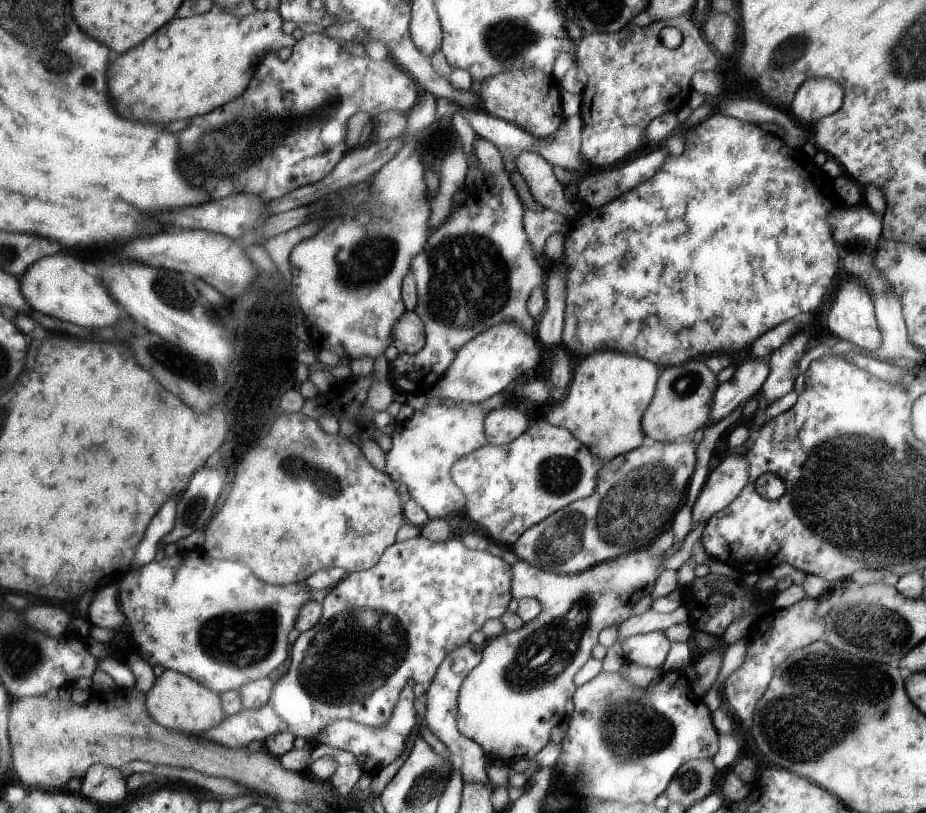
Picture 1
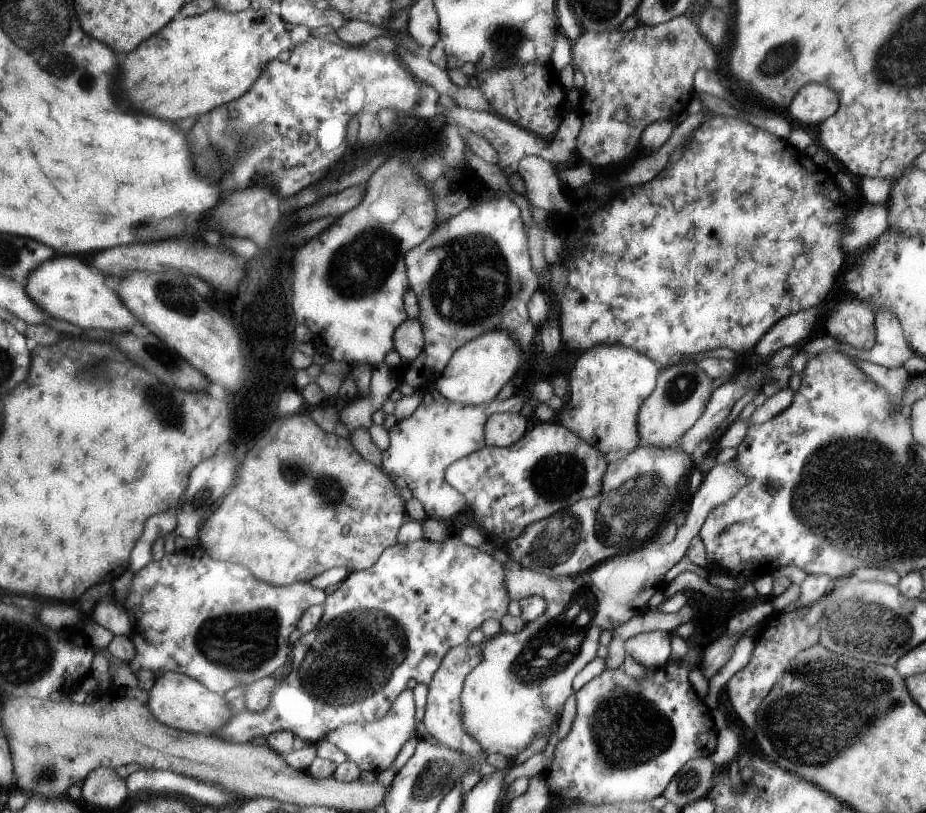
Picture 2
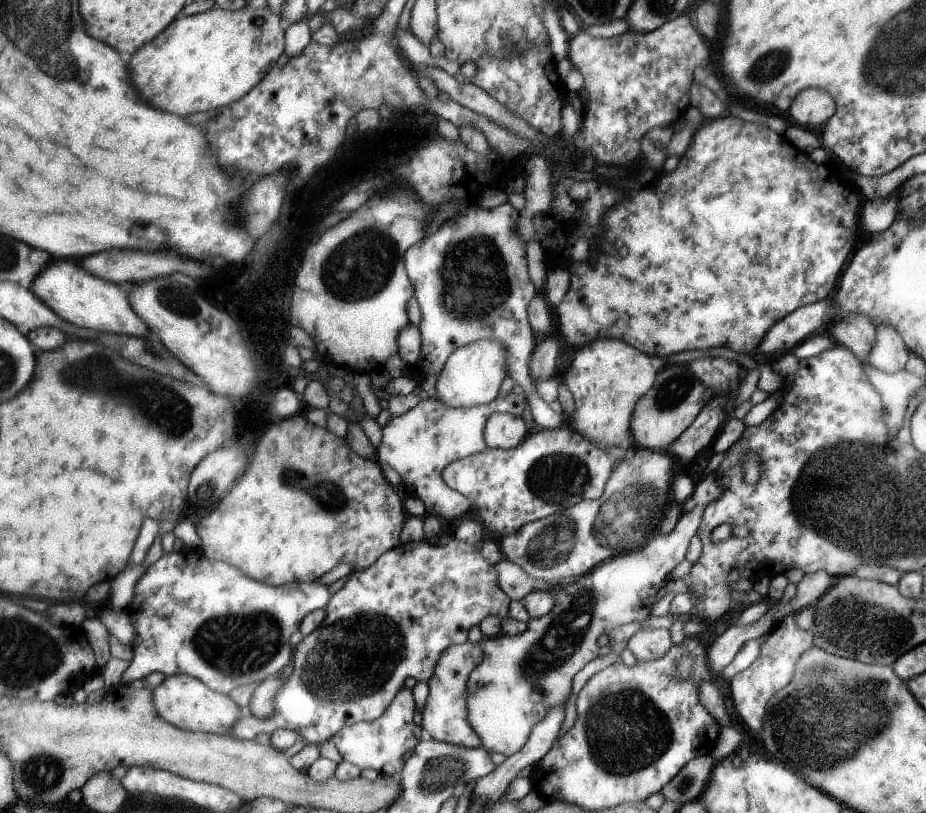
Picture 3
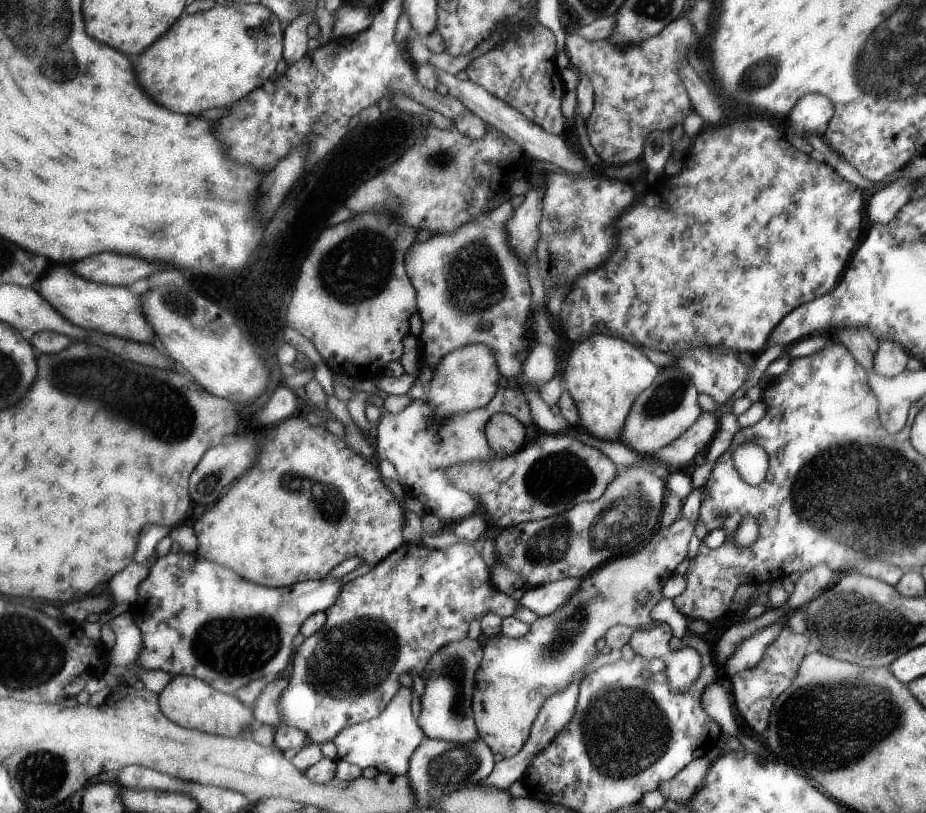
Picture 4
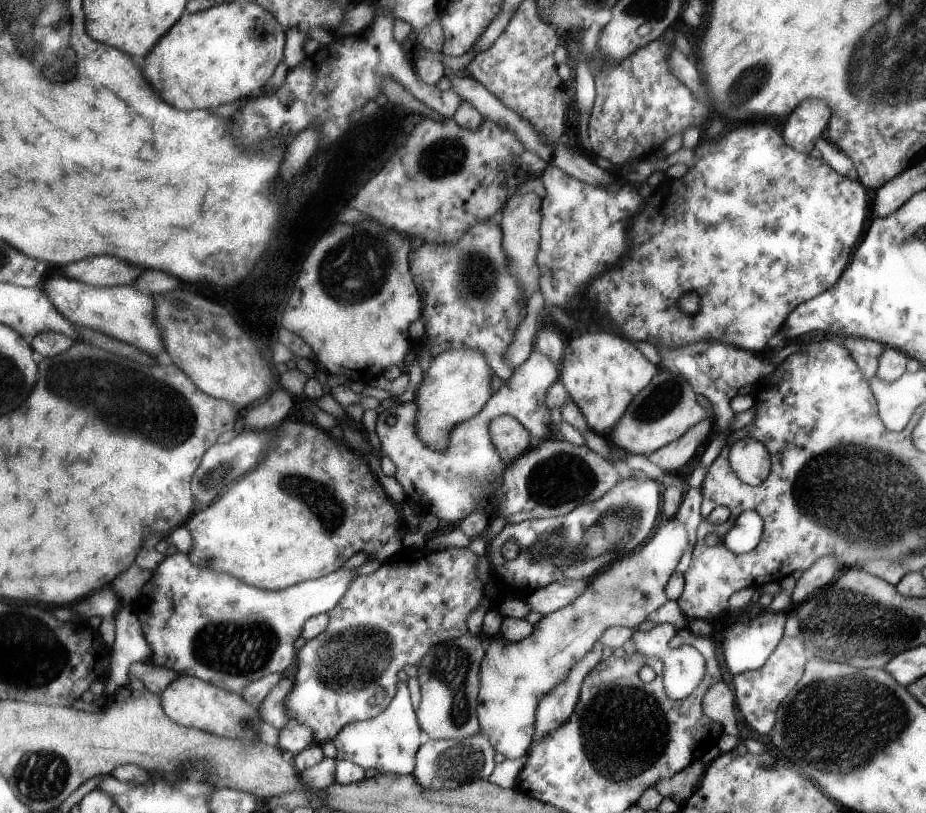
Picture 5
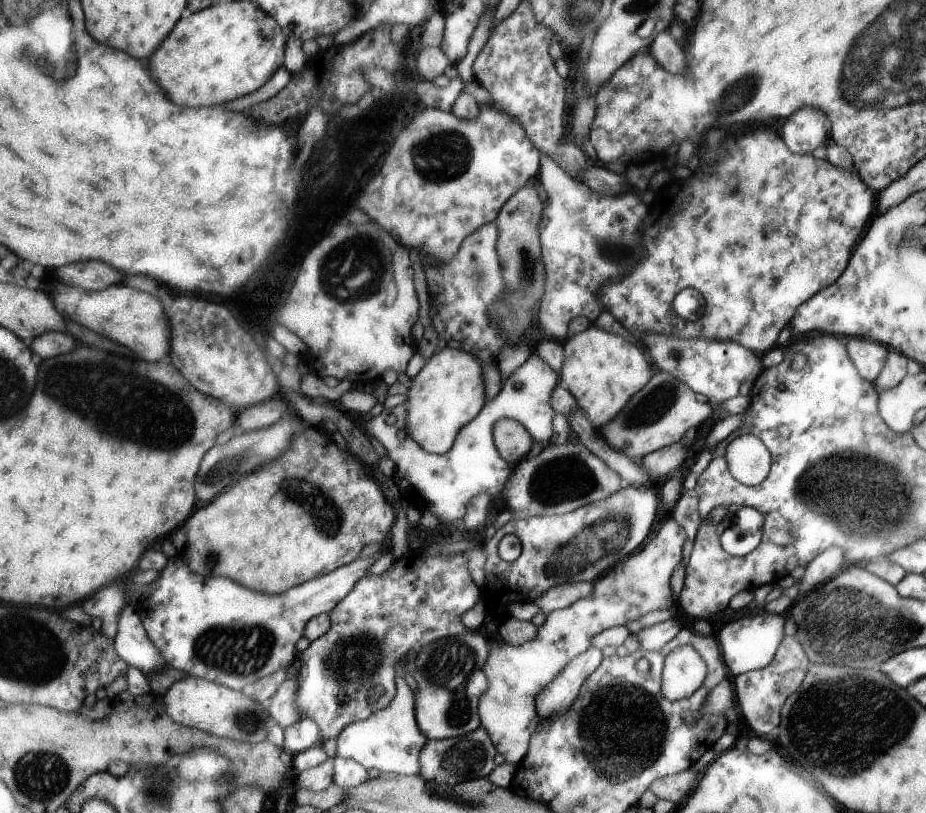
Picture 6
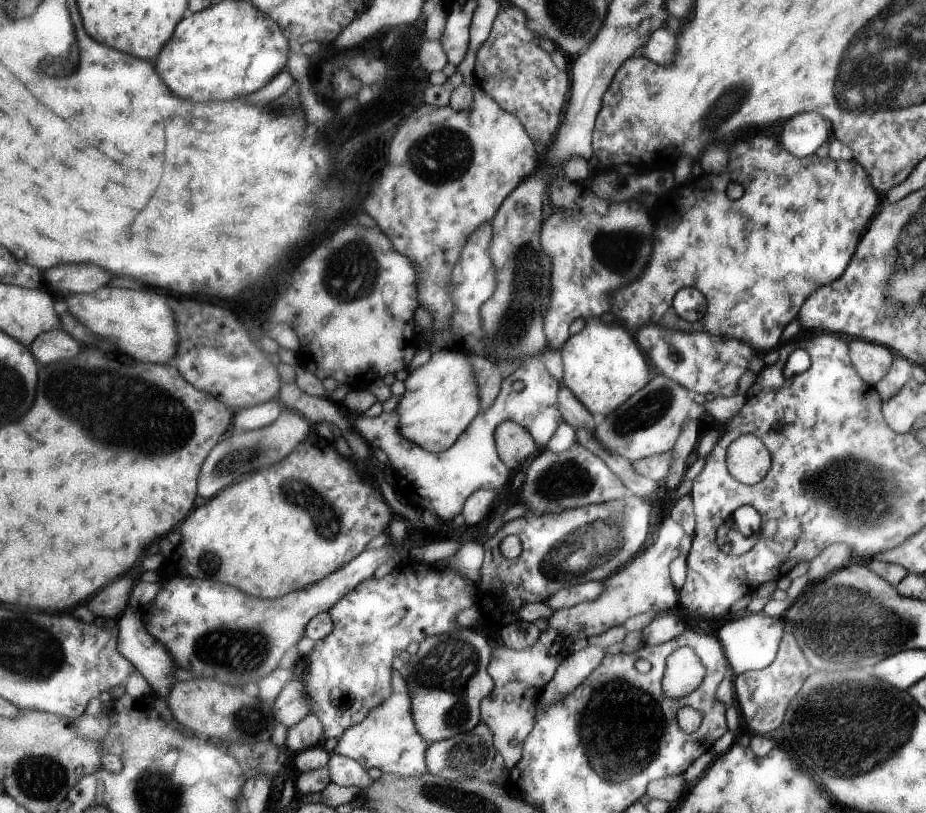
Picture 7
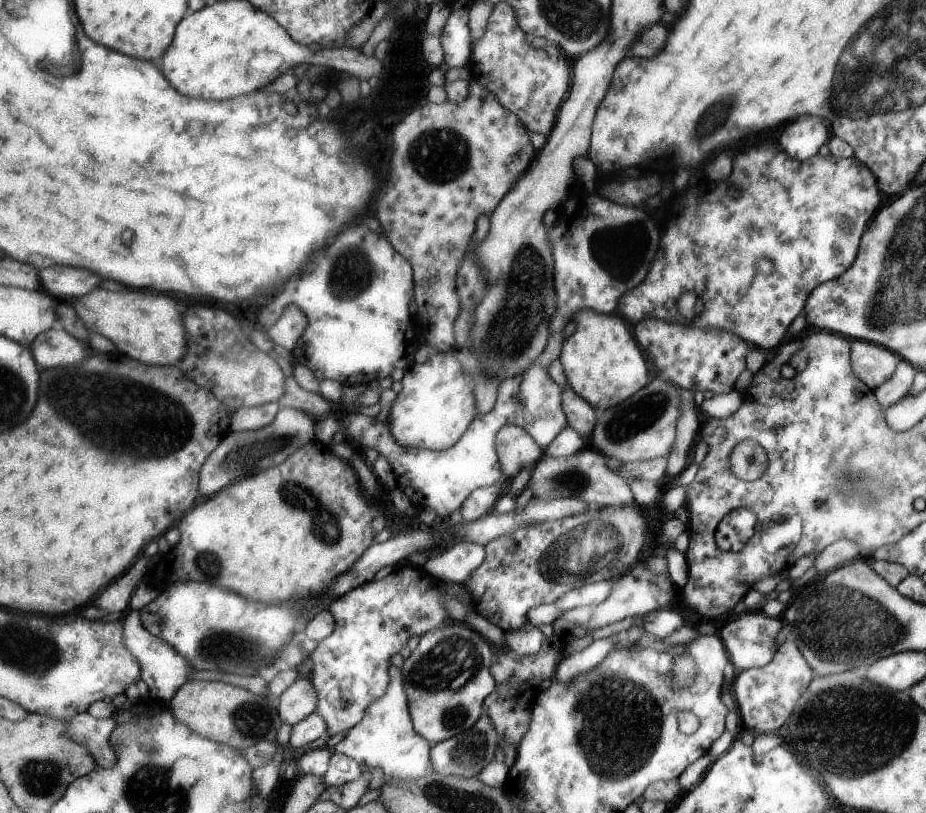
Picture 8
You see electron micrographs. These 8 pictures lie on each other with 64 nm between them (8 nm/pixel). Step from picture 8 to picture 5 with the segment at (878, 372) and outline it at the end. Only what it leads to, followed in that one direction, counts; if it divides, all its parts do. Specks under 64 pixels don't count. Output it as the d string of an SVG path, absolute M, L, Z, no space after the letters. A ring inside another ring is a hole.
M853 335L842 337L840 341L847 349L847 352L850 352L850 356L854 359L855 364L858 365L859 370L861 370L867 378L876 374L878 360L885 350L881 343Z

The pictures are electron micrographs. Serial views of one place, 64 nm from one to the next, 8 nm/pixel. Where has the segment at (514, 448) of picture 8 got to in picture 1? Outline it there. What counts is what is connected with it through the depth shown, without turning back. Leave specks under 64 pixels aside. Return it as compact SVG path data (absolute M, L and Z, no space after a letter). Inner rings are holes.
M495 407L484 418L486 442L504 445L517 438L527 428L527 420L515 407Z

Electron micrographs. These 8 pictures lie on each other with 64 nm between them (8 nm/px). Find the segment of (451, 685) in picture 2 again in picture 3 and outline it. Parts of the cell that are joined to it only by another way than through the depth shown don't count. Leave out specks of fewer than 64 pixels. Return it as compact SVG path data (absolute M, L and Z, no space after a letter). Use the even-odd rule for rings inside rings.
M465 642L460 644L451 644L439 656L438 663L434 667L434 675L427 680L429 692L425 700L425 706L421 713L421 725L425 737L446 744L465 746L465 748L477 748L480 746L479 736L475 730L469 726L466 717L467 702L467 680L473 668L481 662L483 652L481 652L481 643Z

